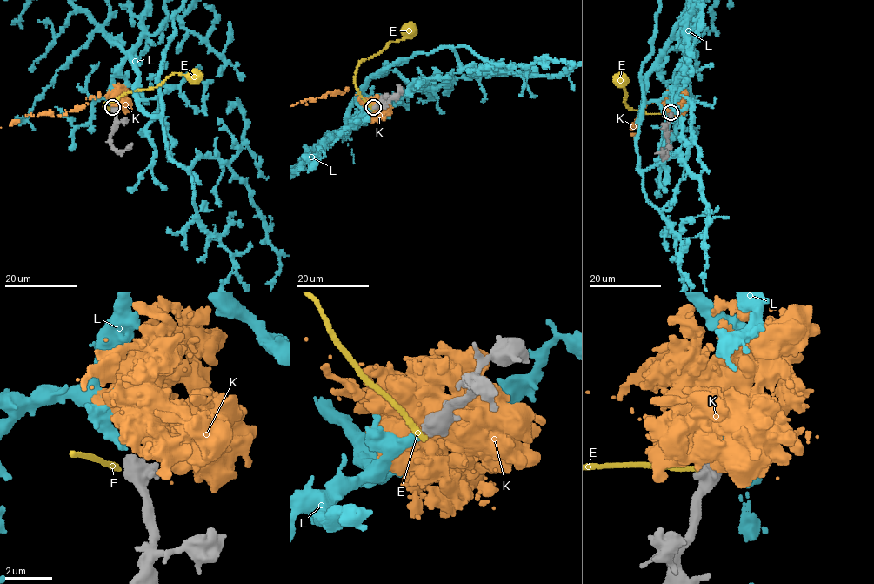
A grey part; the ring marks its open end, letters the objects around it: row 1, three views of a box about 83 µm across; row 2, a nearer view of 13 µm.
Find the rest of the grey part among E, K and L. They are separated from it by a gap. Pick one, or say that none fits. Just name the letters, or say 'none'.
L

